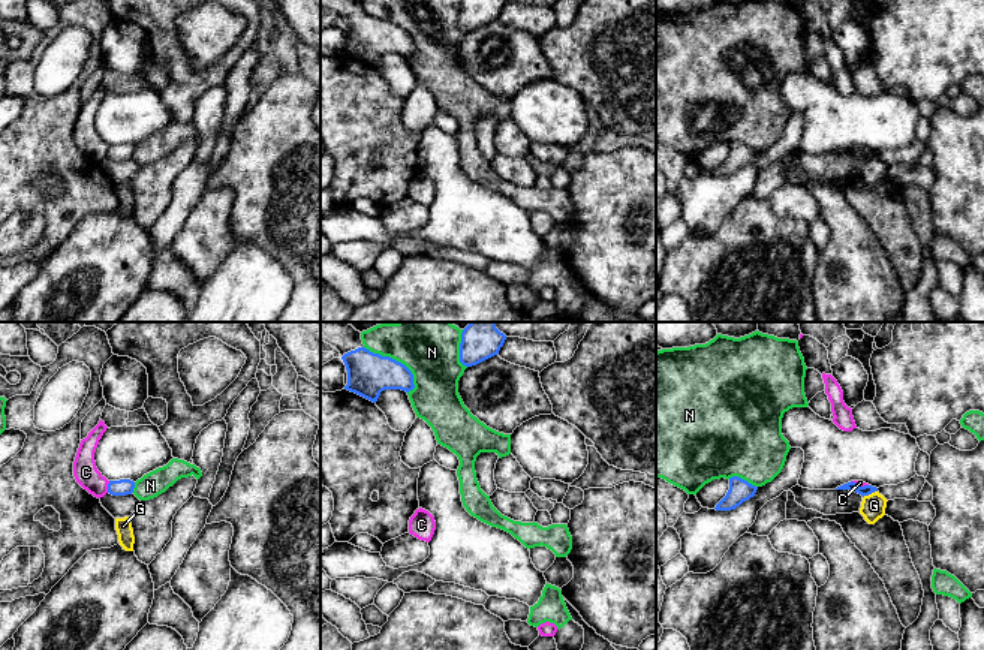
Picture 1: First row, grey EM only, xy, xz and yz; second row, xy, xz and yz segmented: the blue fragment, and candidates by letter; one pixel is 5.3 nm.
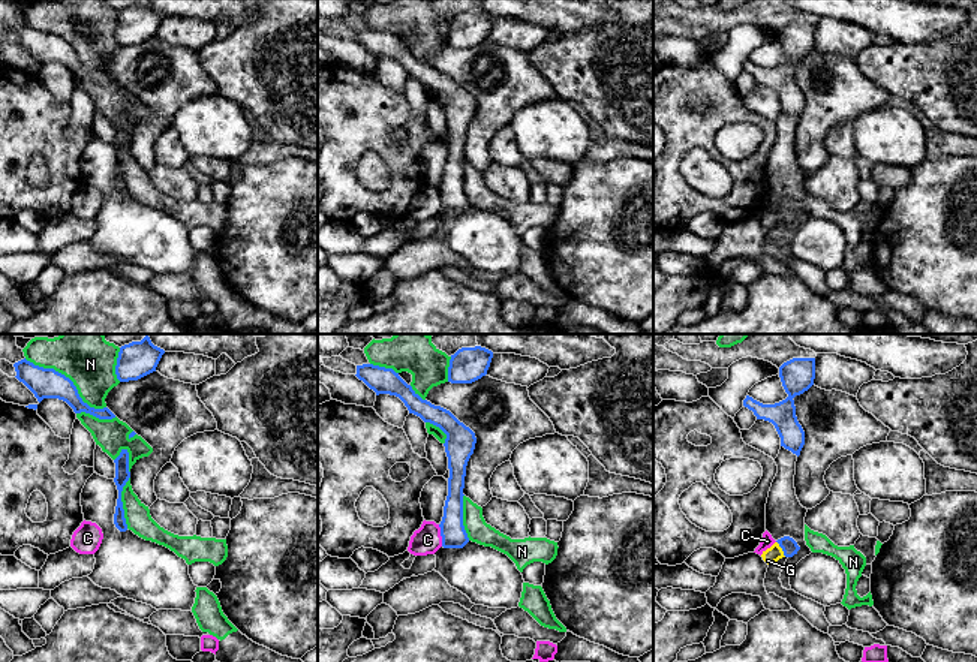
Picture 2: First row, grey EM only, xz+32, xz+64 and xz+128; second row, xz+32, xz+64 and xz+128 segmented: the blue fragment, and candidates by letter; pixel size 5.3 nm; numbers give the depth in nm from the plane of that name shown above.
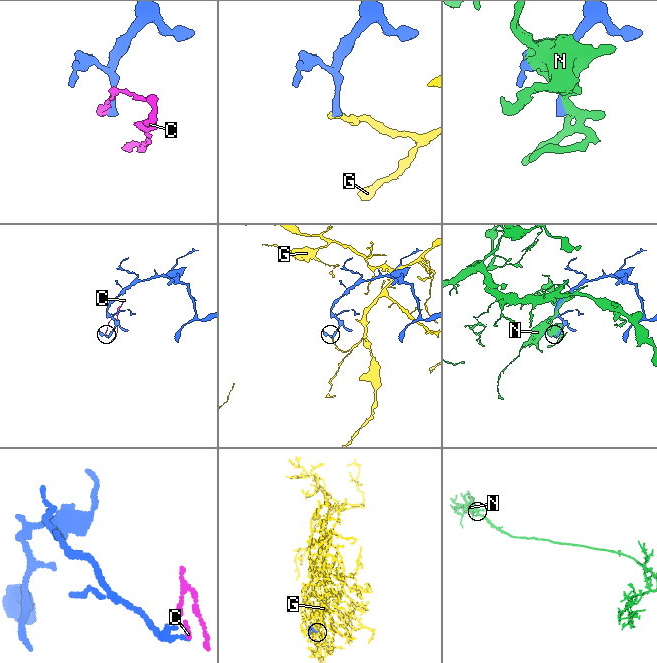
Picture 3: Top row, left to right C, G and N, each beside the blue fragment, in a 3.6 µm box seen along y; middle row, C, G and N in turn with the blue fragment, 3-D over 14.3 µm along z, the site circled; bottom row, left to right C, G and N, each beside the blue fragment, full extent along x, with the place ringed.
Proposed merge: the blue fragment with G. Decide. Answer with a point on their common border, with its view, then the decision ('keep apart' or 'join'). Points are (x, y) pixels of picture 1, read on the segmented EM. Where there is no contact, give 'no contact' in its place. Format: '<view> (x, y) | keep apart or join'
yz (869, 493) | keep apart

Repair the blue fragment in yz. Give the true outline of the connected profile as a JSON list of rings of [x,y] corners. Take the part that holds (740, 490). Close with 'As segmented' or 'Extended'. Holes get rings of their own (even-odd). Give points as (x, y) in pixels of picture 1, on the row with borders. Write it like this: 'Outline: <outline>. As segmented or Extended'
Outline: [[[732,476],[729,478],[729,490],[726,496],[716,505],[716,511],[731,511],[740,506],[743,502],[755,496],[758,487],[747,481]]]. As segmented

